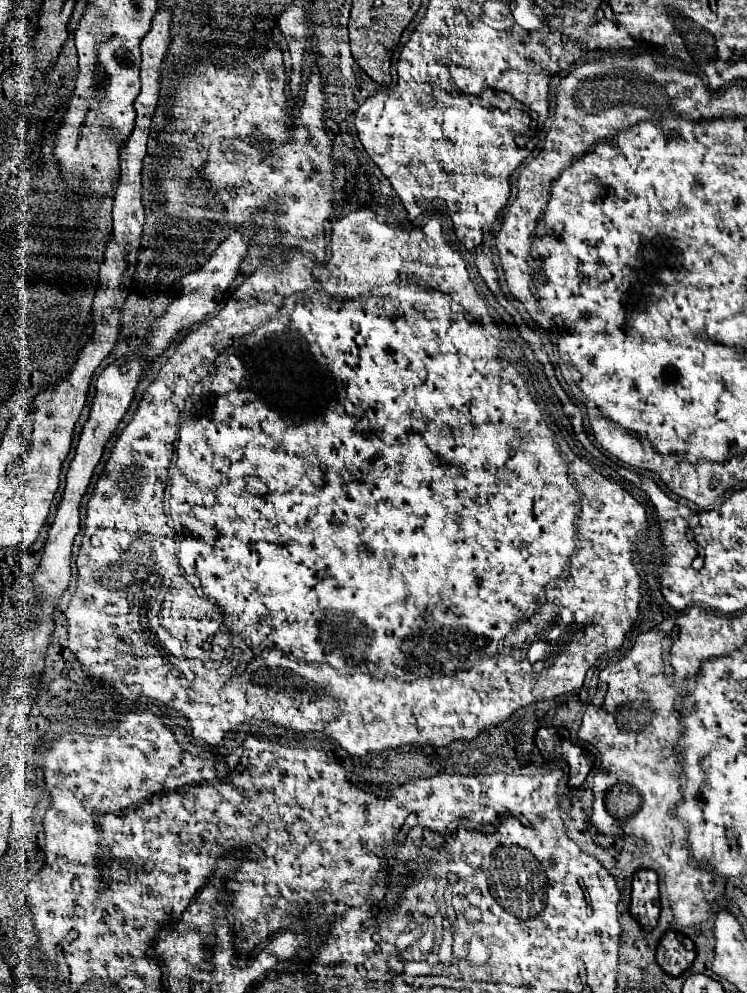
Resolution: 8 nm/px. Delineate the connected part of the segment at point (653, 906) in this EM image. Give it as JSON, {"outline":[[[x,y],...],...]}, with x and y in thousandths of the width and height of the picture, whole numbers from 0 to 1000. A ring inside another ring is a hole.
{"outline":[[[858,874],[847,882],[847,906],[845,906],[845,922],[853,928],[871,937],[882,926],[882,886],[880,878],[869,874]]]}

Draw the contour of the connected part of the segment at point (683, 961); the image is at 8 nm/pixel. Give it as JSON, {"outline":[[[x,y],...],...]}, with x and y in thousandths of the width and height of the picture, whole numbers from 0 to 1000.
{"outline":[[[893,937],[880,953],[882,973],[898,983],[909,983],[928,971],[928,967],[930,967],[928,947],[904,937]]]}

